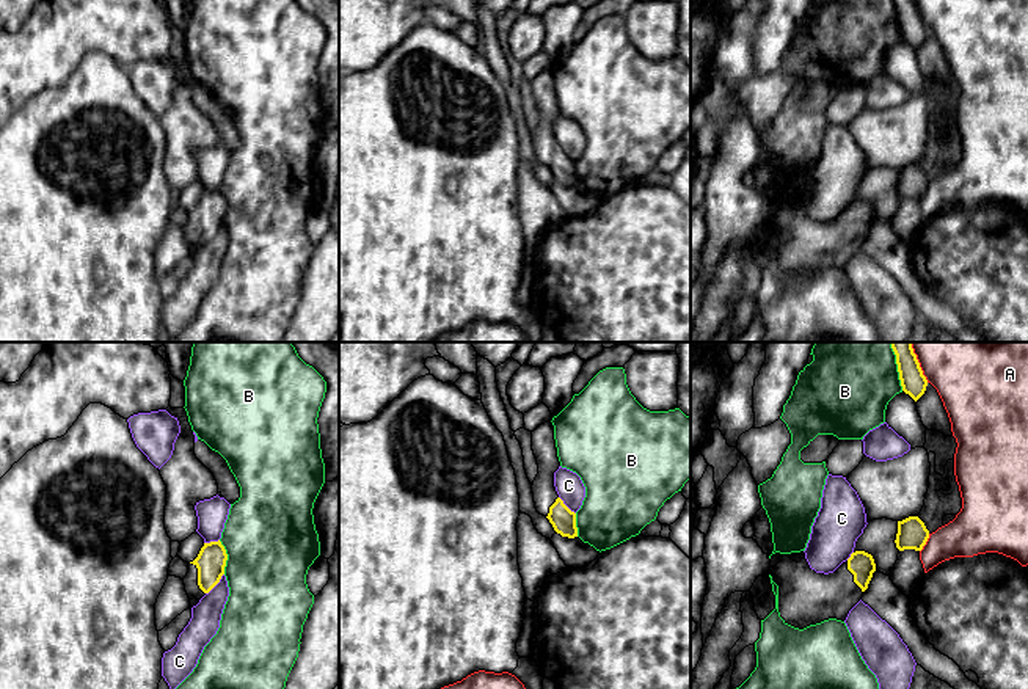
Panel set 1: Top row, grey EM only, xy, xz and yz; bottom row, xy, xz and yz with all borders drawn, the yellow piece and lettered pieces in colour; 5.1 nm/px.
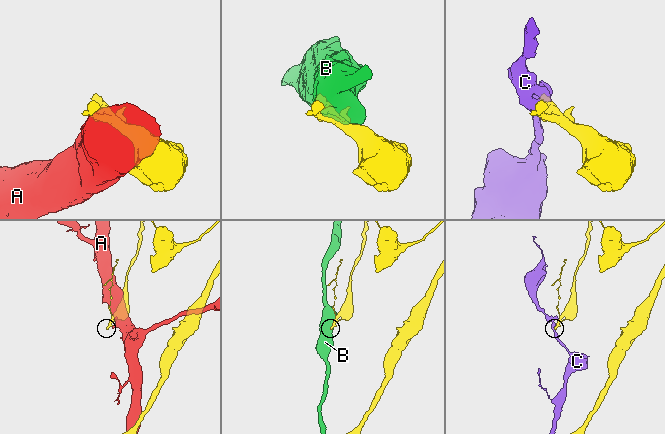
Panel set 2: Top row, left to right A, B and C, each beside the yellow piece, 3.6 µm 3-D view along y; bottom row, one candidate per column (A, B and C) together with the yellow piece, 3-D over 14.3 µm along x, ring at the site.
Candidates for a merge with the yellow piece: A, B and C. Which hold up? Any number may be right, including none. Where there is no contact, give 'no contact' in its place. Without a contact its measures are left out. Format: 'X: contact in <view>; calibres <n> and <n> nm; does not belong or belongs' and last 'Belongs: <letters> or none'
A: contact in yz; calibres 160 and 240 nm; does not belong
B: contact in xy; calibres 150 and 480 nm; does not belong
C: contact in xy; calibres 150 and 150 nm; does not belong
Belongs: none

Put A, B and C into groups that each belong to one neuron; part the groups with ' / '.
A / B / C

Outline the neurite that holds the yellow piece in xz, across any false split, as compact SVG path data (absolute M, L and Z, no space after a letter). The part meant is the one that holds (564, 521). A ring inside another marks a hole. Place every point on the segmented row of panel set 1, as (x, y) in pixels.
M551 421L532 432L532 450L538 465L538 474L532 485L537 512L546 516L562 537L578 537L576 513L563 504L554 487L554 472L559 469L560 461Z

